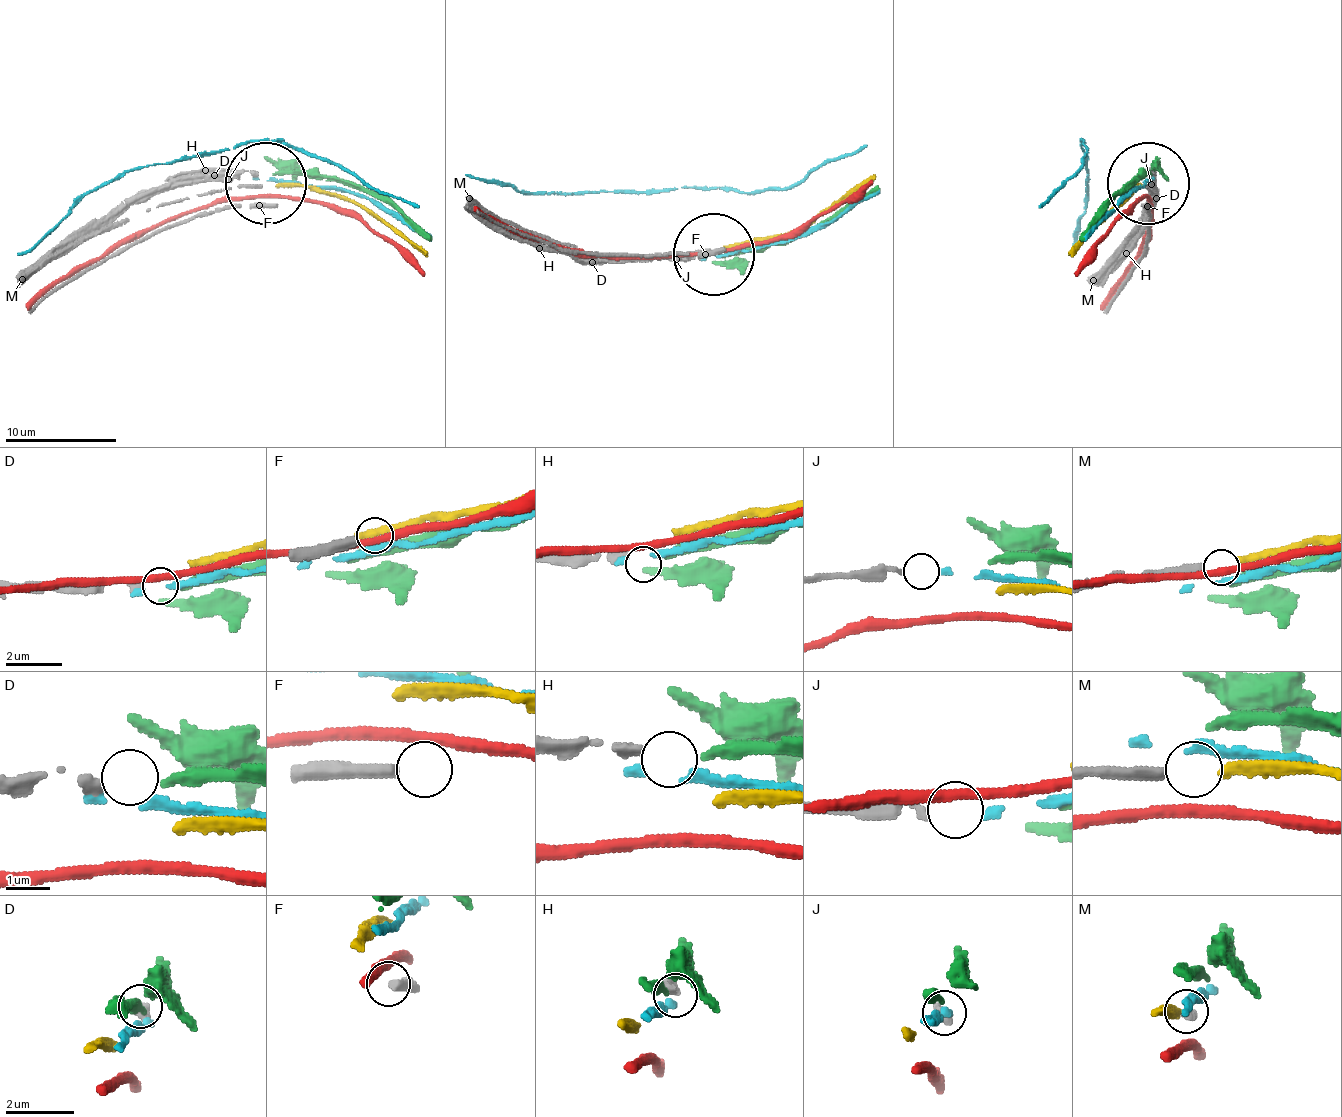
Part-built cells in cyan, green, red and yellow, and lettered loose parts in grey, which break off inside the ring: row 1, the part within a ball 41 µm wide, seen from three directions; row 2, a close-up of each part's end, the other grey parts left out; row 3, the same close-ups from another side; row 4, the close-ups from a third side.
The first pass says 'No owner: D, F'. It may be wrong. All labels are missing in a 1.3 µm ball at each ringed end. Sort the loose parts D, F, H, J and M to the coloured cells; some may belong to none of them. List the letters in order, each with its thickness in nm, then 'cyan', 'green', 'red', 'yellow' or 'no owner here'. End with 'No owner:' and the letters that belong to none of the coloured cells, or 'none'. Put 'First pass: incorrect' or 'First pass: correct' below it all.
D: calibre 240 nm; no owner here
F: calibre 320 nm; no owner here
H: calibre 240 nm; green
J: calibre 150 nm; cyan
M: calibre 240 nm; yellow
No owner: D, F
First pass: correct

